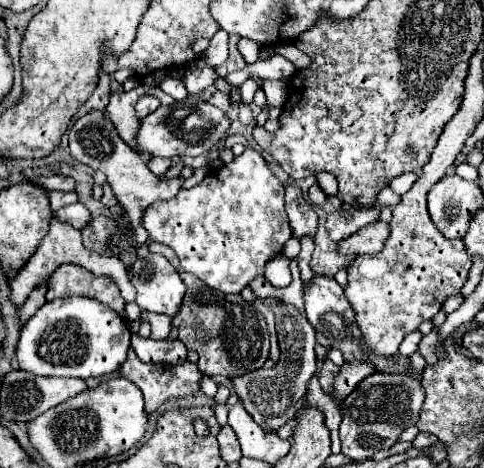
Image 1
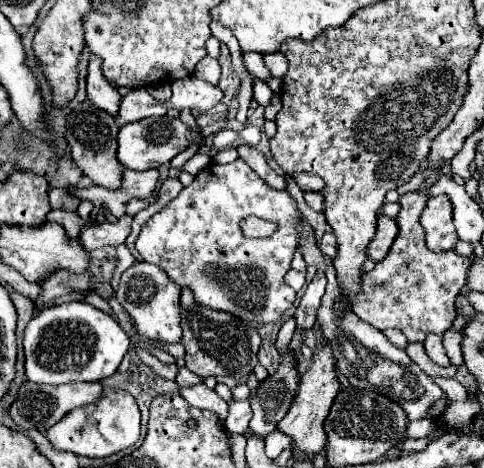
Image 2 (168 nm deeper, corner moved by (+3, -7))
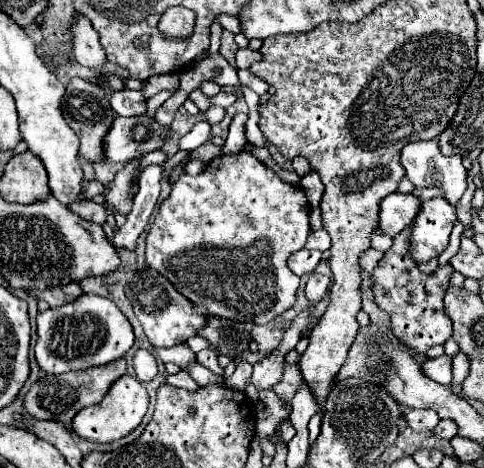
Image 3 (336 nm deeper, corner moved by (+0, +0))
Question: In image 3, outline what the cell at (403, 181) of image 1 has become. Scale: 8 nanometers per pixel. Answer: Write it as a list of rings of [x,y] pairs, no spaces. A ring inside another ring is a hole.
[[[437,139],[433,141],[421,141],[421,143],[409,143],[407,147],[401,149],[401,165],[407,171],[407,179],[415,185],[415,187],[439,187],[445,193],[445,199],[457,207],[465,189],[467,189],[467,169],[461,165],[461,157],[453,155],[453,157],[445,157],[439,151]]]

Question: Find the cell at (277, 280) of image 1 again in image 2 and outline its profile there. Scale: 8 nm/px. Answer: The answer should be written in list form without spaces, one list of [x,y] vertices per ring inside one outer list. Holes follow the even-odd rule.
[[[288,270],[286,272],[286,276],[284,276],[284,280],[286,280],[286,284],[292,288],[292,290],[300,290],[302,286],[304,286],[304,282],[306,282],[306,272],[298,272],[298,270]]]

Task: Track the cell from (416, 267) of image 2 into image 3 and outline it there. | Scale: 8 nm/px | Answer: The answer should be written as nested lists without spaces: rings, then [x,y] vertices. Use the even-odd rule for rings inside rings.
[[[405,227],[395,241],[393,247],[383,255],[379,261],[379,267],[373,271],[371,279],[371,291],[375,295],[375,303],[379,309],[389,313],[391,317],[391,331],[397,339],[413,347],[417,353],[425,355],[427,349],[435,345],[443,345],[451,337],[451,319],[445,313],[445,303],[443,297],[449,289],[449,279],[453,275],[453,265],[445,263],[441,265],[435,273],[425,275],[419,271],[417,261],[409,253],[409,237],[411,237],[411,227]]]

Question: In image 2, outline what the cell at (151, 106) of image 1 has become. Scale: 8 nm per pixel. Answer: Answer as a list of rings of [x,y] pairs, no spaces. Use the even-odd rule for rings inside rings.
[[[134,88],[120,100],[120,112],[118,118],[122,122],[138,122],[148,116],[164,116],[168,110],[166,102],[154,100],[146,88]]]

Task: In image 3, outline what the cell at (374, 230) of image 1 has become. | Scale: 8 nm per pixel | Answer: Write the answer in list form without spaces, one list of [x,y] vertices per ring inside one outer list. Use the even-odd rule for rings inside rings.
[[[391,193],[381,201],[381,211],[379,211],[379,231],[383,235],[395,237],[399,235],[411,221],[415,219],[421,203],[413,195],[403,195],[403,193]]]

